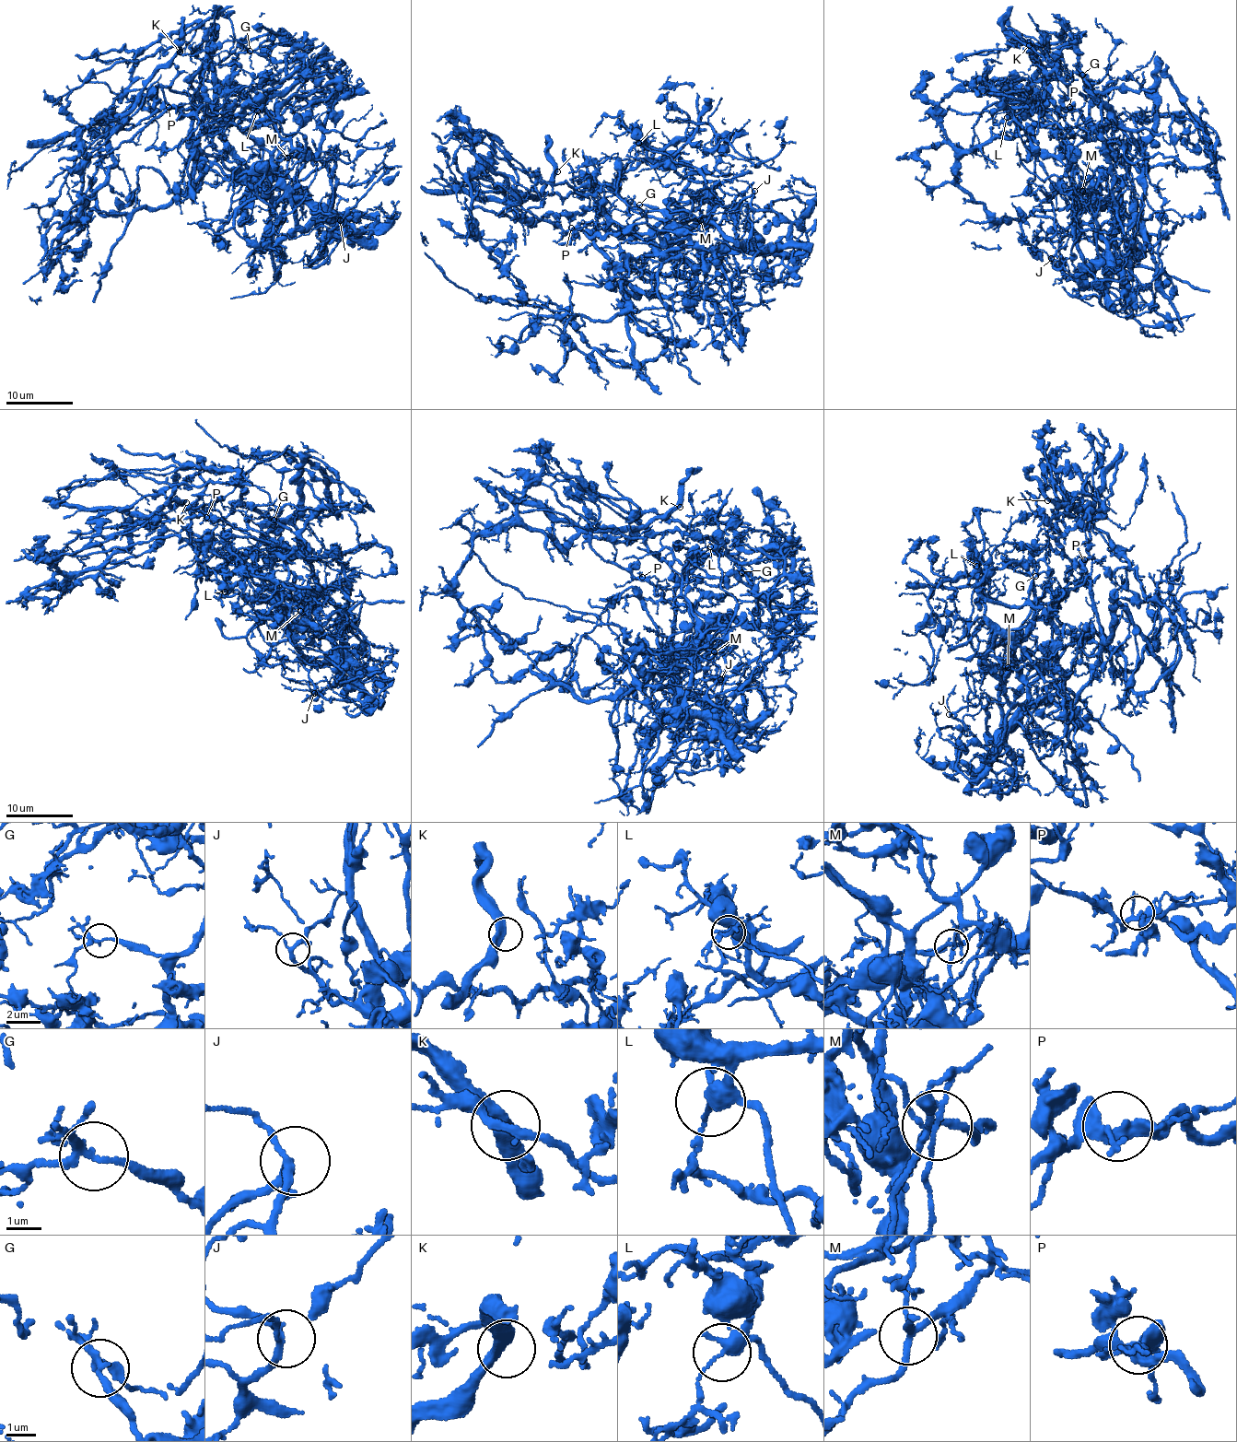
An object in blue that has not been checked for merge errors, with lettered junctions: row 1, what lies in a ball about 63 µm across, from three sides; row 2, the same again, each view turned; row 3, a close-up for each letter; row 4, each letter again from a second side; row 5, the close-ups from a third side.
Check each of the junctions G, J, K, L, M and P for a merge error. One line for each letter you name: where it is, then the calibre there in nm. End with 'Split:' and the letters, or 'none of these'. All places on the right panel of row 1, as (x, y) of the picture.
L: Place: (1007, 117). Thickness 360 nm
M: Place: (1082, 191). Thickness 200 nm
Split: L, M

